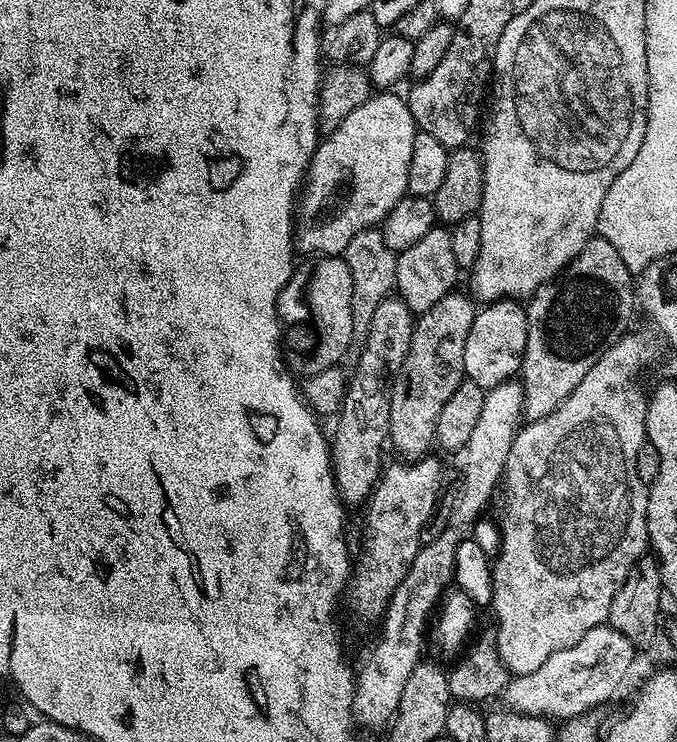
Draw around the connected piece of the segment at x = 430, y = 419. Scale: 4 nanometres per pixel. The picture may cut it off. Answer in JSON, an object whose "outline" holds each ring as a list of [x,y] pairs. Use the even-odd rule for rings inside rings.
{"outline":[[[460,290],[447,292],[430,310],[415,317],[410,350],[390,394],[390,430],[388,440],[401,452],[405,461],[419,460],[429,455],[436,438],[438,414],[450,399],[450,394],[466,378],[462,358],[466,351],[466,334],[474,322],[477,305],[471,295],[463,296]],[[473,304],[473,305],[472,305]]]}

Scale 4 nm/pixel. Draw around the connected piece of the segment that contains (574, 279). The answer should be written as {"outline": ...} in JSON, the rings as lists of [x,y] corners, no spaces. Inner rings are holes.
{"outline":[[[599,234],[592,237],[582,246],[568,267],[554,280],[533,292],[526,304],[528,329],[526,330],[526,350],[524,365],[520,367],[519,379],[524,386],[524,420],[546,418],[570,394],[574,394],[574,386],[586,378],[586,374],[602,358],[602,354],[611,344],[617,344],[621,336],[629,331],[628,323],[632,320],[632,304],[634,308],[634,273],[622,262],[618,250],[610,246]]]}

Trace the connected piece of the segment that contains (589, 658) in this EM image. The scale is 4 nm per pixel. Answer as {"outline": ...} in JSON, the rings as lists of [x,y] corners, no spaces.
{"outline":[[[607,624],[595,627],[574,646],[550,654],[538,670],[513,677],[504,691],[505,707],[512,712],[551,720],[585,715],[615,694],[634,662],[634,652],[636,646],[624,634]]]}

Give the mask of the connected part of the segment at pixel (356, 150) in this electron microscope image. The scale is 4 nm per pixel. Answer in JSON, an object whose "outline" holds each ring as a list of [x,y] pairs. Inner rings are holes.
{"outline":[[[392,90],[377,91],[375,94],[369,96],[366,102],[362,102],[362,106],[358,106],[358,110],[346,114],[346,118],[342,118],[340,125],[337,128],[331,129],[317,143],[316,152],[312,155],[311,162],[308,163],[306,179],[302,185],[302,195],[298,200],[298,215],[294,220],[294,244],[299,251],[301,248],[302,251],[312,252],[308,254],[315,254],[316,256],[339,256],[343,254],[346,246],[350,246],[350,238],[354,238],[354,234],[358,234],[364,228],[377,227],[390,214],[390,210],[394,210],[397,202],[408,192],[410,156],[414,154],[414,138],[418,129],[414,118],[410,114],[410,106],[408,105],[407,99],[403,95],[395,96],[396,94]]]}

